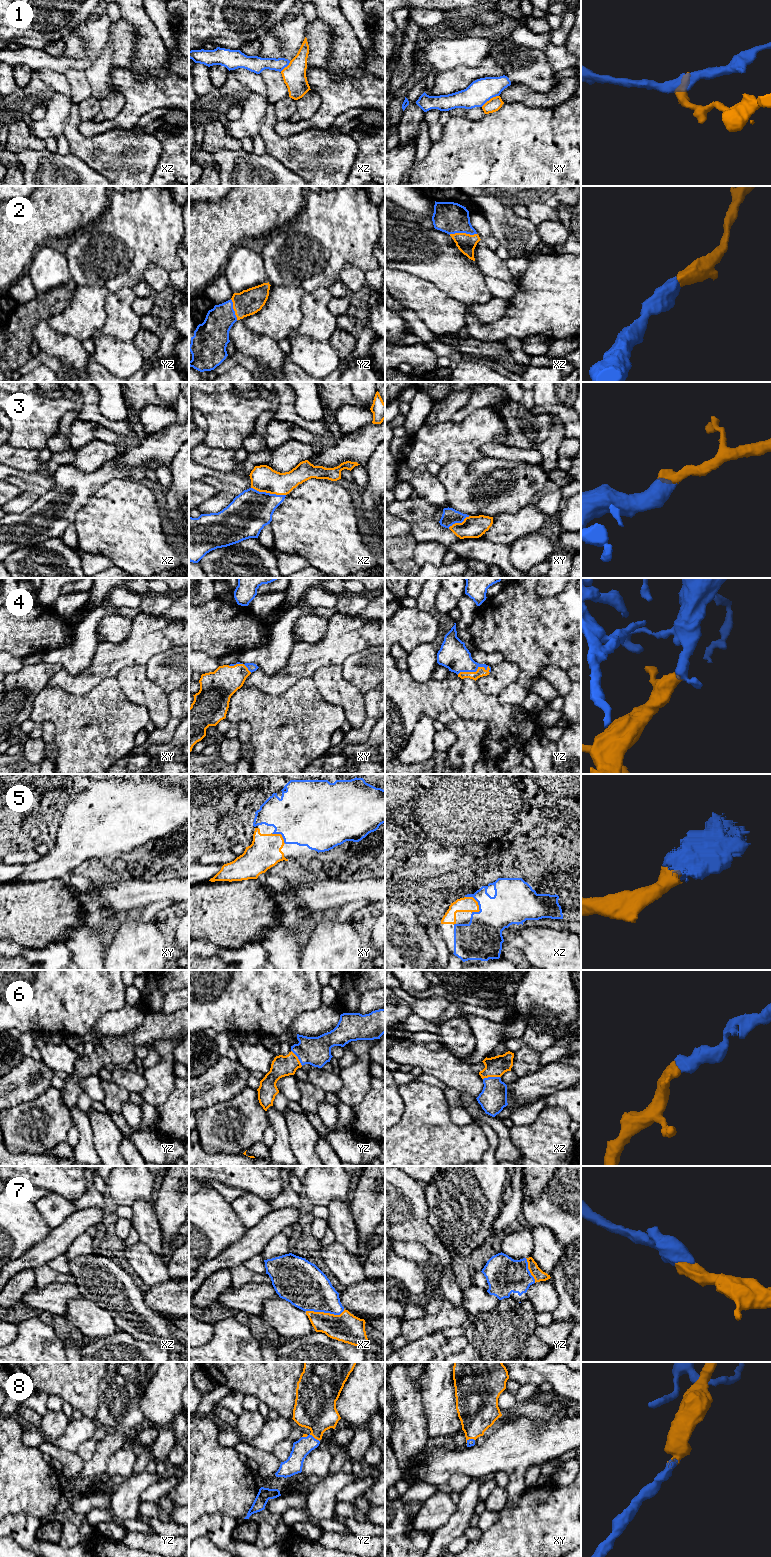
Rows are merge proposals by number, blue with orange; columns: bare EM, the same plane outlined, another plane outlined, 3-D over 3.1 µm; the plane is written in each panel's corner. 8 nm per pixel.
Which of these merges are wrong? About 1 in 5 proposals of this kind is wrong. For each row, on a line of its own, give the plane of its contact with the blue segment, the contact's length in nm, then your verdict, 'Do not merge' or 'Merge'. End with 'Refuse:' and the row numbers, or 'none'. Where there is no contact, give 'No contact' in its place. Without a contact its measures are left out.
1: Touches blue in xy. Shared border 170 nm. Do not merge
2: Touches blue in xz. Shared border 220 nm. Merge
3: Touches blue in xz. Shared border 280 nm. Merge
4: Touches blue in yz. Shared border 280 nm. Merge
5: Touches blue in xz. Shared border 170 nm. Merge
6: Touches blue in xz. Shared border 140 nm. Merge
7: Touches blue in xz. Shared border 320 nm. Merge
8: Touches blue in yz. Shared border 150 nm. Merge
Refuse: 1

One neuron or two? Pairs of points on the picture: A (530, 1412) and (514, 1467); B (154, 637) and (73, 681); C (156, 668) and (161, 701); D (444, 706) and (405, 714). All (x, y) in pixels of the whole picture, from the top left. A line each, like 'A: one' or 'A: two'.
A: two
B: one
C: two
D: one

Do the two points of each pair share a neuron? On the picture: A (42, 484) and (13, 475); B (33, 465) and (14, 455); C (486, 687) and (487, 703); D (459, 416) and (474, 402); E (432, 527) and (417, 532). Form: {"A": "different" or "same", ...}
{"A": "same", "B": "same", "C": "different", "D": "same", "E": "same"}

